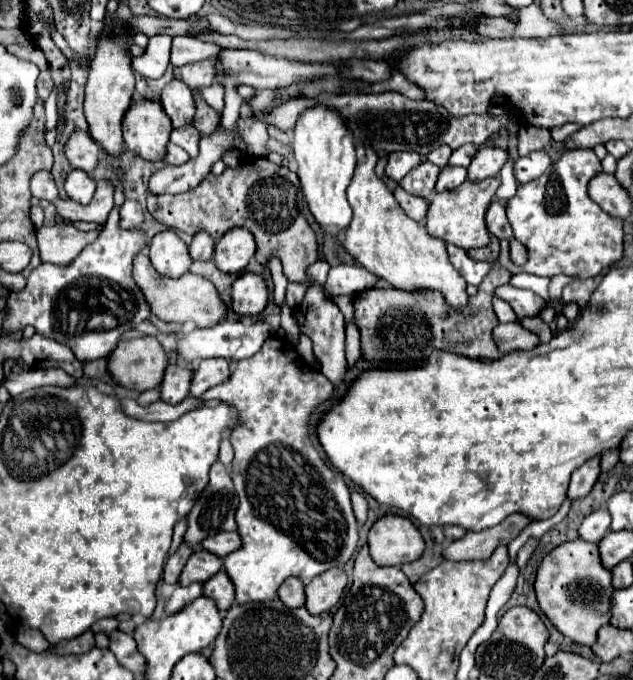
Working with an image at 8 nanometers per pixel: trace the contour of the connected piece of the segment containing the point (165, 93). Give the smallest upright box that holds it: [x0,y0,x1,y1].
[162,80,196,128]

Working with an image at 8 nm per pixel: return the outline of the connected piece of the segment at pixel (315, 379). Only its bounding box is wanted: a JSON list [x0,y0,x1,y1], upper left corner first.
[202,336,360,604]

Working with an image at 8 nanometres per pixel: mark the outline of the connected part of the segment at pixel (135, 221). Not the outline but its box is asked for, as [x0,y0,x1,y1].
[120,200,144,230]

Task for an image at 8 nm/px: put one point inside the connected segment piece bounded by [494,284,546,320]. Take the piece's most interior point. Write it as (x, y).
(524, 302)

